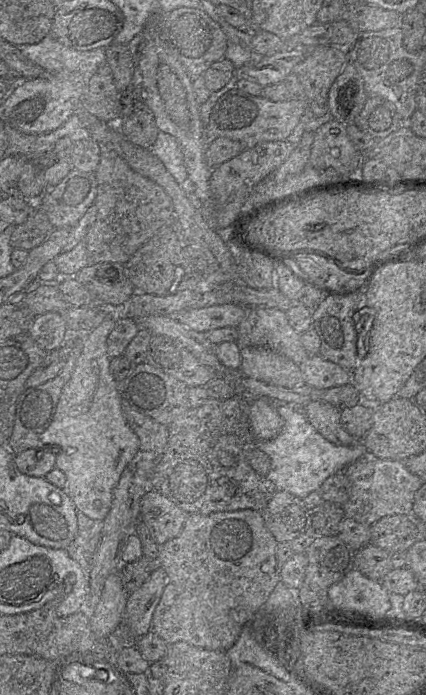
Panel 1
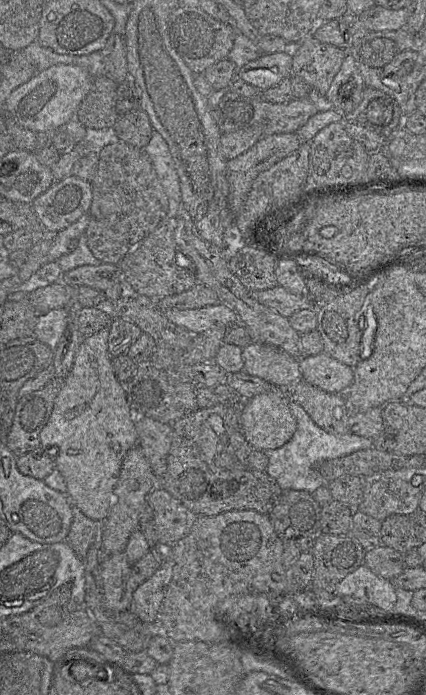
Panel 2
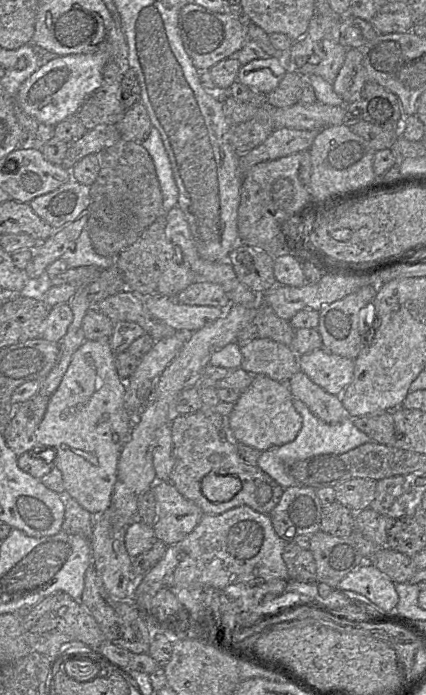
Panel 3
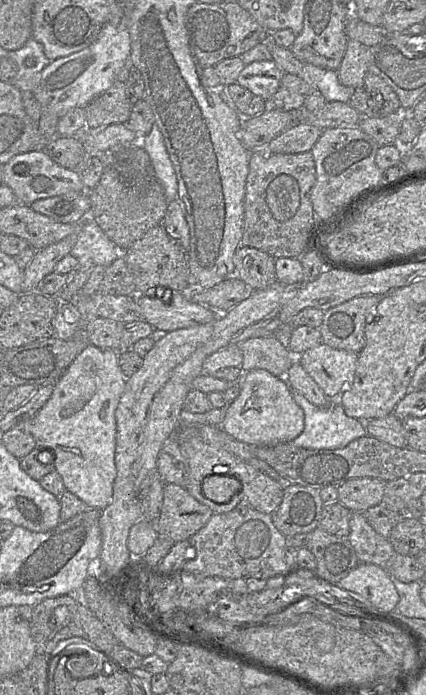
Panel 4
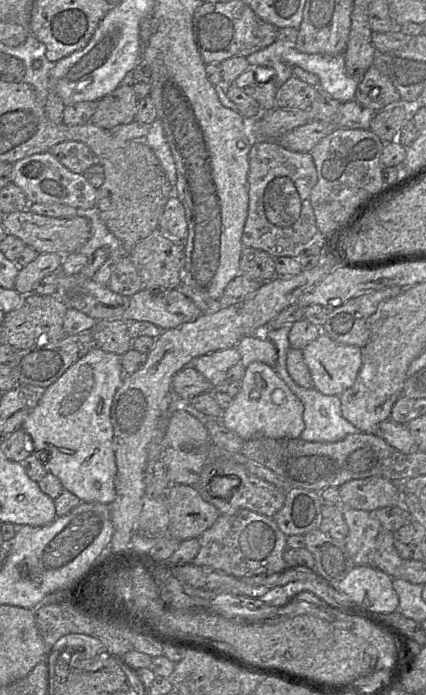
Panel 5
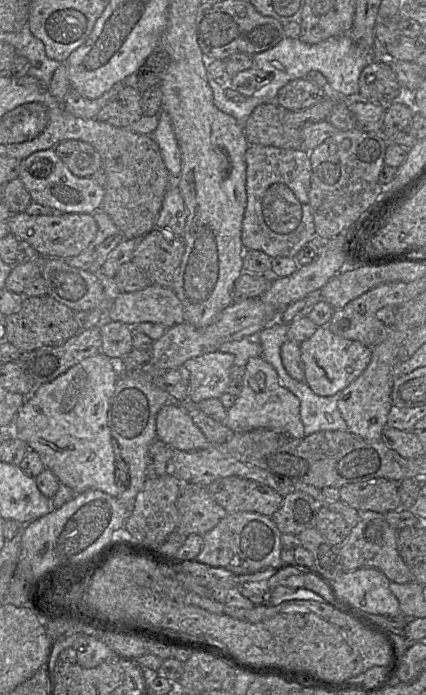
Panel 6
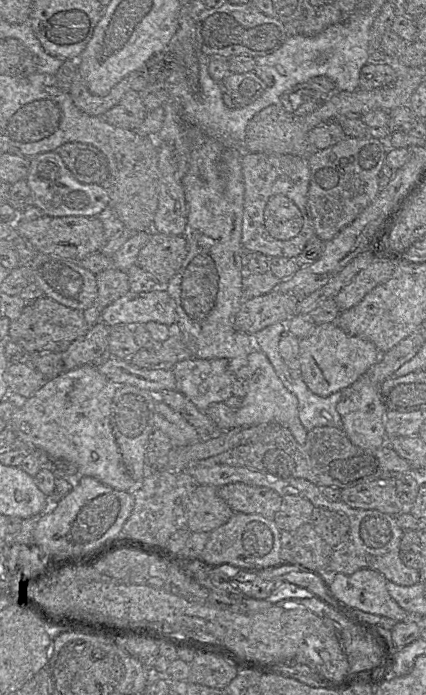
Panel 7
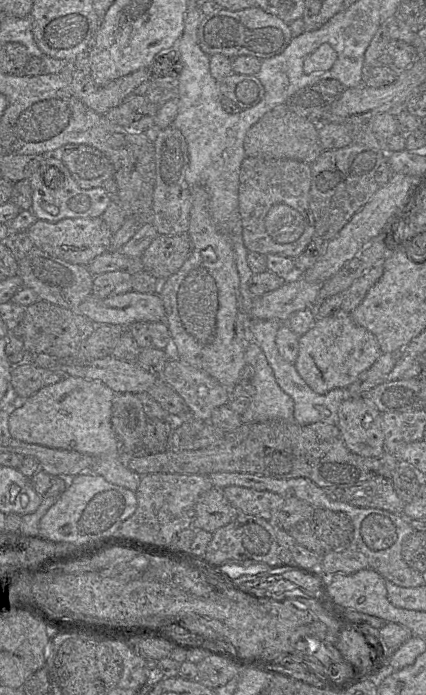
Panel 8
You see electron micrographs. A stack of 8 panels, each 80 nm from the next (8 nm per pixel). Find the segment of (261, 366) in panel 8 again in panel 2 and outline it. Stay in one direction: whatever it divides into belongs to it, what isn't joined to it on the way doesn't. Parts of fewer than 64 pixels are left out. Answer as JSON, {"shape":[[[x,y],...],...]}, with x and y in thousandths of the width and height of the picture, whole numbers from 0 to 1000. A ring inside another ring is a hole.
{"shape":[[[674,561],[627,563],[573,576],[563,588],[561,607],[577,635],[594,646],[650,646],[674,637],[697,617],[697,607],[678,587]]]}

